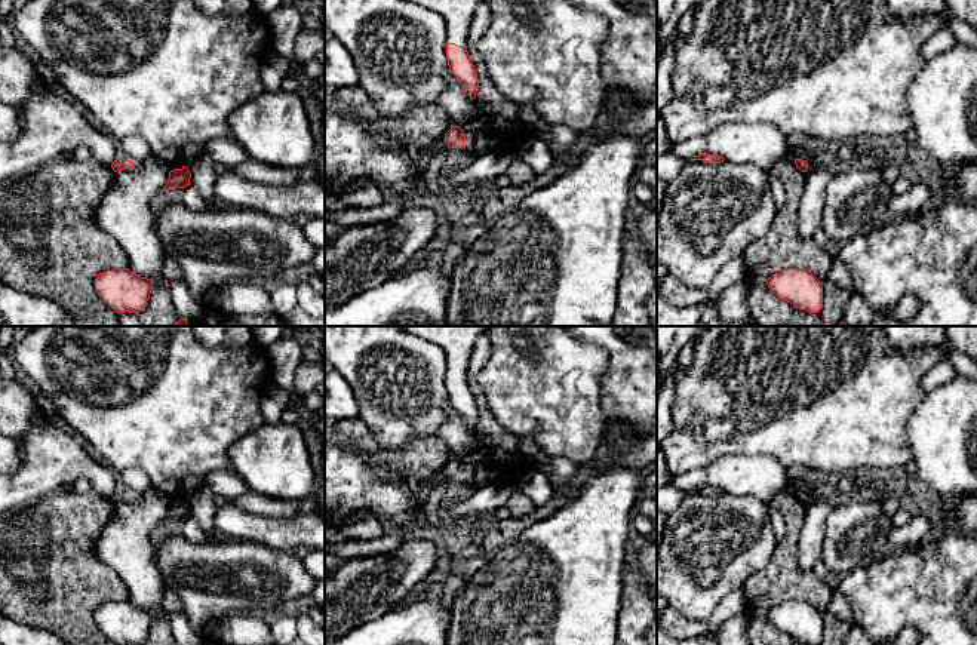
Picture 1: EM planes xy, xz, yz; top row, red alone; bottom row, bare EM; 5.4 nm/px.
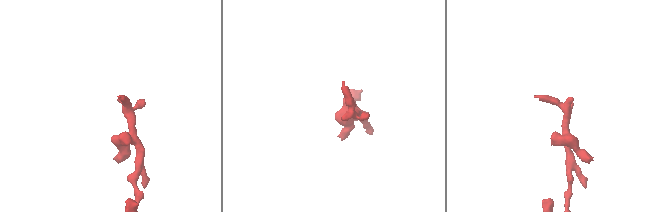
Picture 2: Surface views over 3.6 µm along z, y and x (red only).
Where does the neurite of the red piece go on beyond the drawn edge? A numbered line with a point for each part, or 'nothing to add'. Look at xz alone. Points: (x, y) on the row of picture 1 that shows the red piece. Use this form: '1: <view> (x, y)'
1: xz (458, 14)

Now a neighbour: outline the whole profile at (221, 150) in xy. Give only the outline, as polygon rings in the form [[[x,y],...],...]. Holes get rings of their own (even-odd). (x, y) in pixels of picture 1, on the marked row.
[[[212,138],[205,144],[205,153],[227,168],[236,168],[249,157],[234,138]]]

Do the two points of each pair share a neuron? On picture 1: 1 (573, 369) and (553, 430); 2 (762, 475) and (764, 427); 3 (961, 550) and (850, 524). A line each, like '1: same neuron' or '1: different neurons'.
1: same neuron
2: different neurons
3: different neurons

